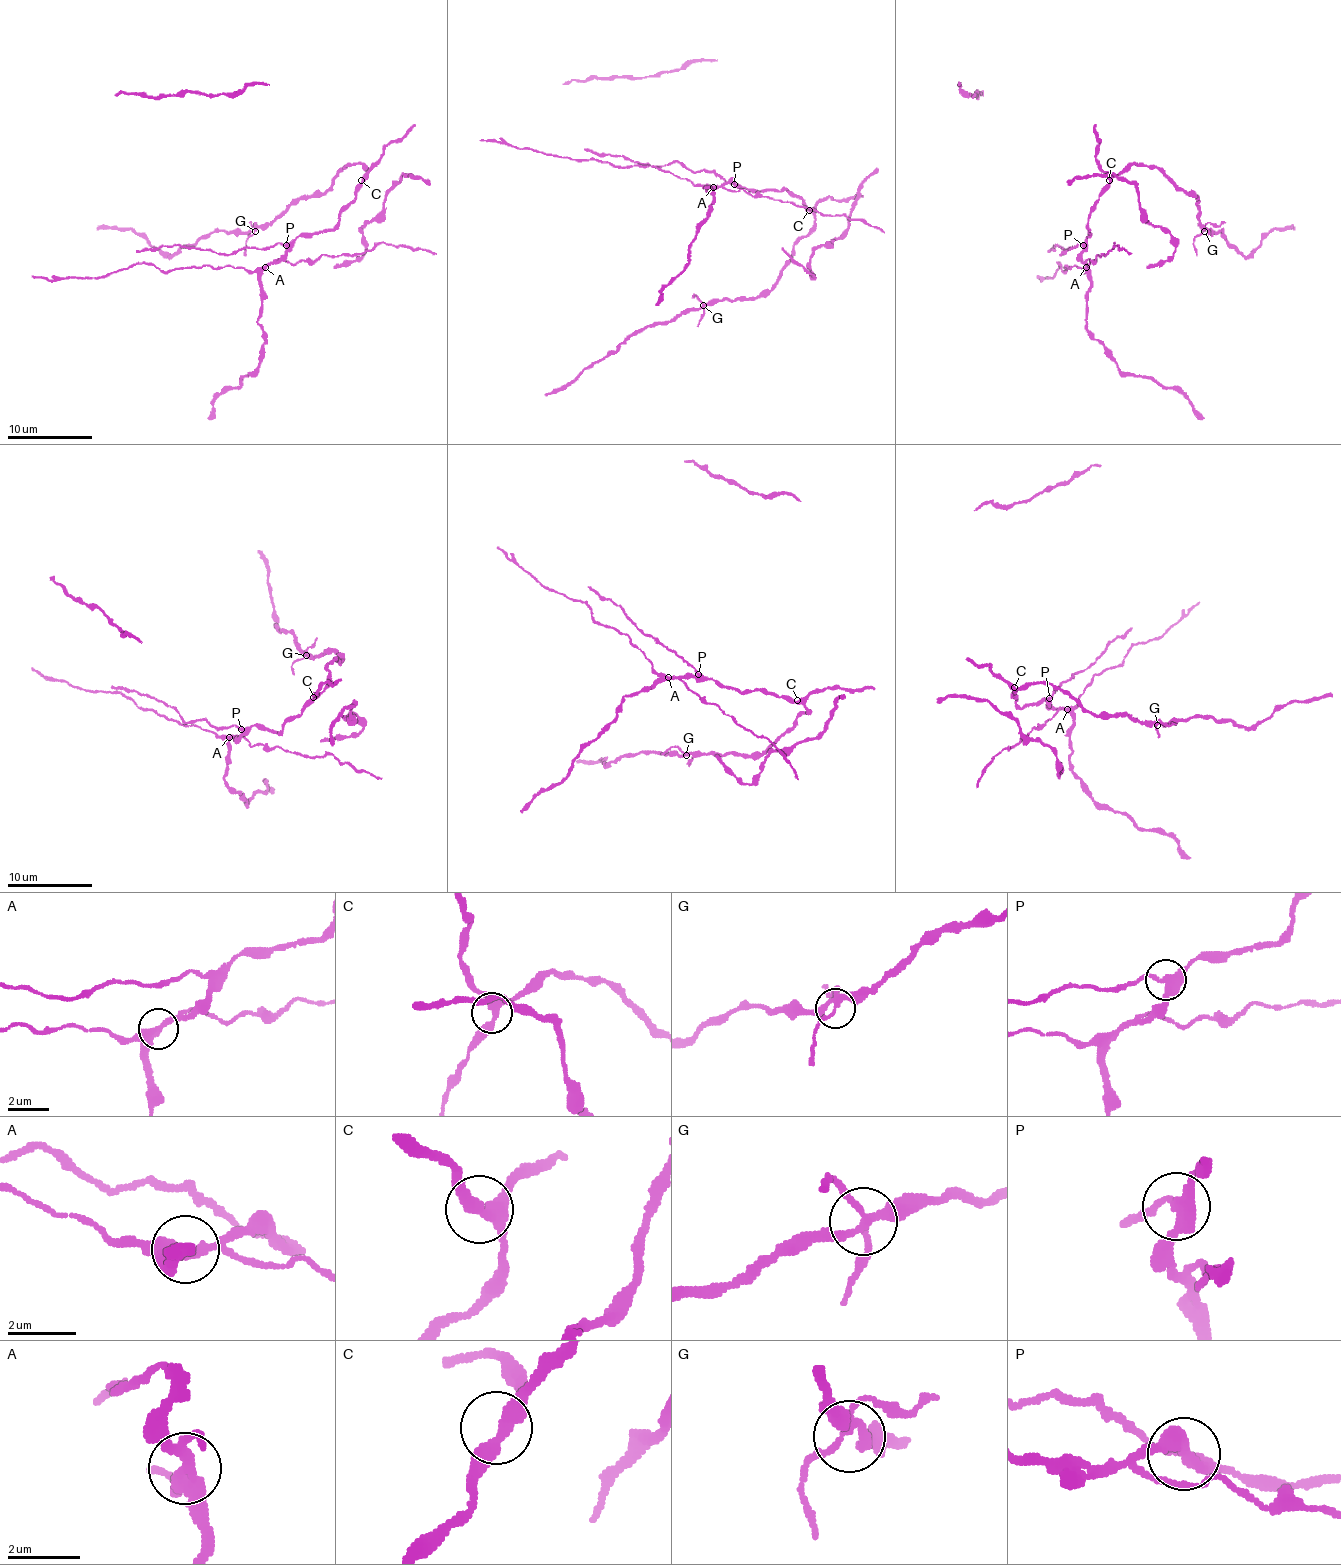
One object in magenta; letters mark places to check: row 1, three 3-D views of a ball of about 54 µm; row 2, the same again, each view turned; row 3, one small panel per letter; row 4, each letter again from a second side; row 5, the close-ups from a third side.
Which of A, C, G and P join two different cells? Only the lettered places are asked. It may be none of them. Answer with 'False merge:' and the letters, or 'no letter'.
False merge: A, P

